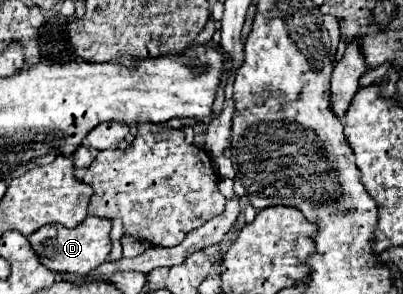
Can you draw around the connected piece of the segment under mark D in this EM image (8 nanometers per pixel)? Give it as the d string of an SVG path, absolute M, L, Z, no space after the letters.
M86 216L84 224L78 224L76 228L66 228L60 224L48 224L38 228L28 236L28 242L32 244L32 250L40 258L40 262L54 272L72 272L72 274L88 274L96 266L108 260L110 254L110 220L98 218L98 216Z

